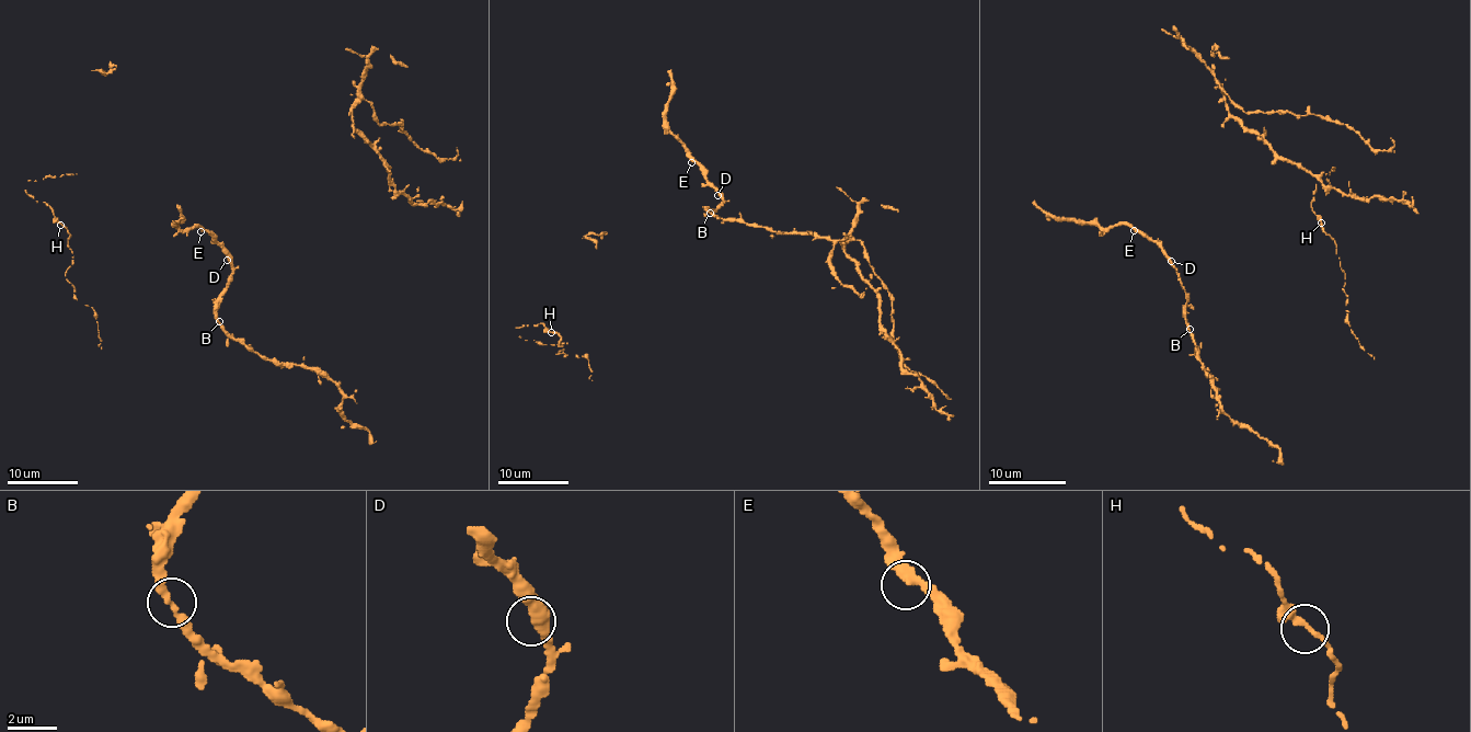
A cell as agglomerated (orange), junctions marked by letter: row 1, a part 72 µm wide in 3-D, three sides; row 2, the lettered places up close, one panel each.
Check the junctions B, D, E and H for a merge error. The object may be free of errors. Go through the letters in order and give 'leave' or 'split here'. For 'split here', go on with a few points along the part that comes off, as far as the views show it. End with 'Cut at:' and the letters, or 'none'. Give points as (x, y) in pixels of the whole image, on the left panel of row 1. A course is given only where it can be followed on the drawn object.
B: leave
D: leave
E: leave
H: leave
Cut at: none

